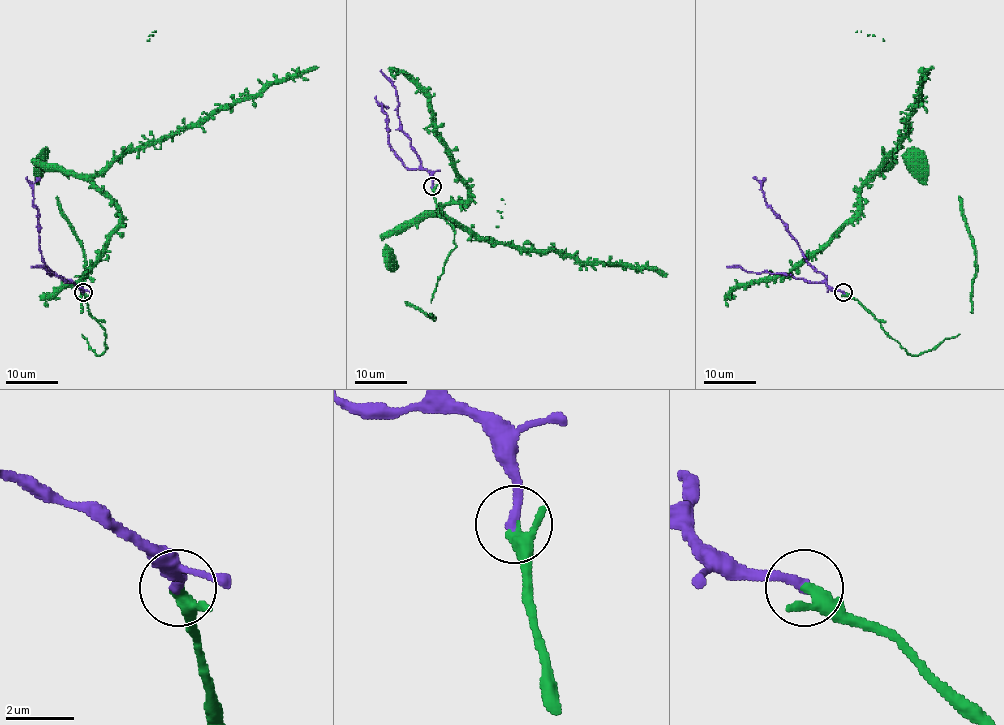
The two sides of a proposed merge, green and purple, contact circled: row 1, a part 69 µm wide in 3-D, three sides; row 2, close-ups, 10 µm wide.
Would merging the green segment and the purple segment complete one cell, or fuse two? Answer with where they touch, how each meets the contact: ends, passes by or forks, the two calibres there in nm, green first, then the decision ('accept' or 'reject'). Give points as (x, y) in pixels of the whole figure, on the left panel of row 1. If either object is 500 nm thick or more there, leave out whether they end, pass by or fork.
(83, 292) | green passes by | purple ends | 320/300 nm | accept

